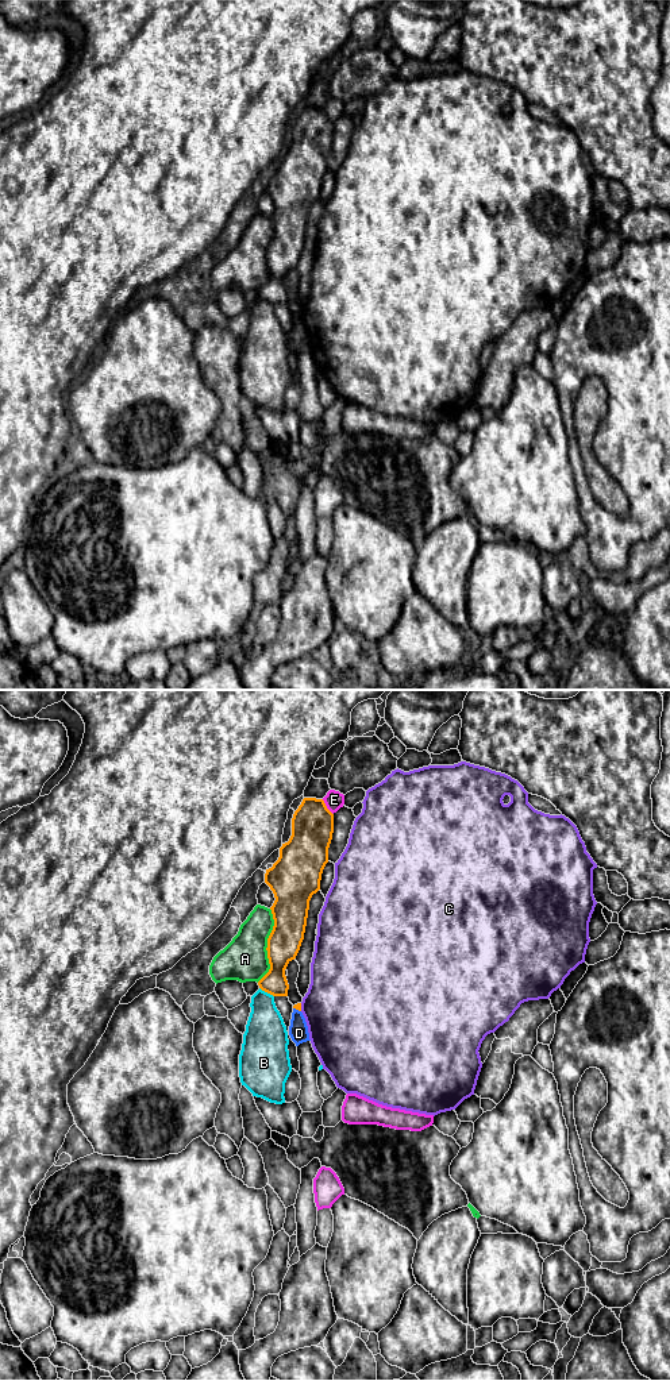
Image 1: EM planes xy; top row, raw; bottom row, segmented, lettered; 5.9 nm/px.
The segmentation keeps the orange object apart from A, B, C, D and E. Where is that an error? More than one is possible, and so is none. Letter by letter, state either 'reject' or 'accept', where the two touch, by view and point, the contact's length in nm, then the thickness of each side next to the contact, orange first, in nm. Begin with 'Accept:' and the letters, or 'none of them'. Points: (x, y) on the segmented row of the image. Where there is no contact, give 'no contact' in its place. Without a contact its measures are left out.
Accept: none of them
A: reject; contact xy (268, 945); length 440 nm; calibres 220 and 280 nm
B: reject; contact xy (266, 991); length 110 nm; calibres 160 and 240 nm
C: reject; contact xy (300, 1007); length 50 nm; calibres 40 and 460 nm
D: reject; contact xy (297, 1009); length 50 nm; calibres 40 and 110 nm
E: reject; contact xy (326, 807); length 120 nm; calibres 260 and 110 nm

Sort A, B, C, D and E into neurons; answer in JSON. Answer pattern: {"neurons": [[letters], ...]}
{"neurons": [["A"], ["B"], ["C"], ["D"], ["E"]]}

